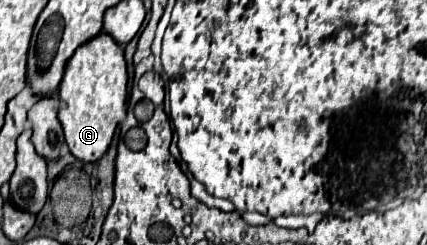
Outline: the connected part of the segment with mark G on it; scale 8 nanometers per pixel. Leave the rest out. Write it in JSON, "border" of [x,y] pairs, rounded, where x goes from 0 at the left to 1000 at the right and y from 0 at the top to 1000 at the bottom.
{"border":[[[239,131],[173,212],[141,343],[136,490],[150,522],[159,604],[183,653],[230,661],[253,620],[272,514],[295,473],[295,408],[300,408],[300,294],[290,196]]]}

